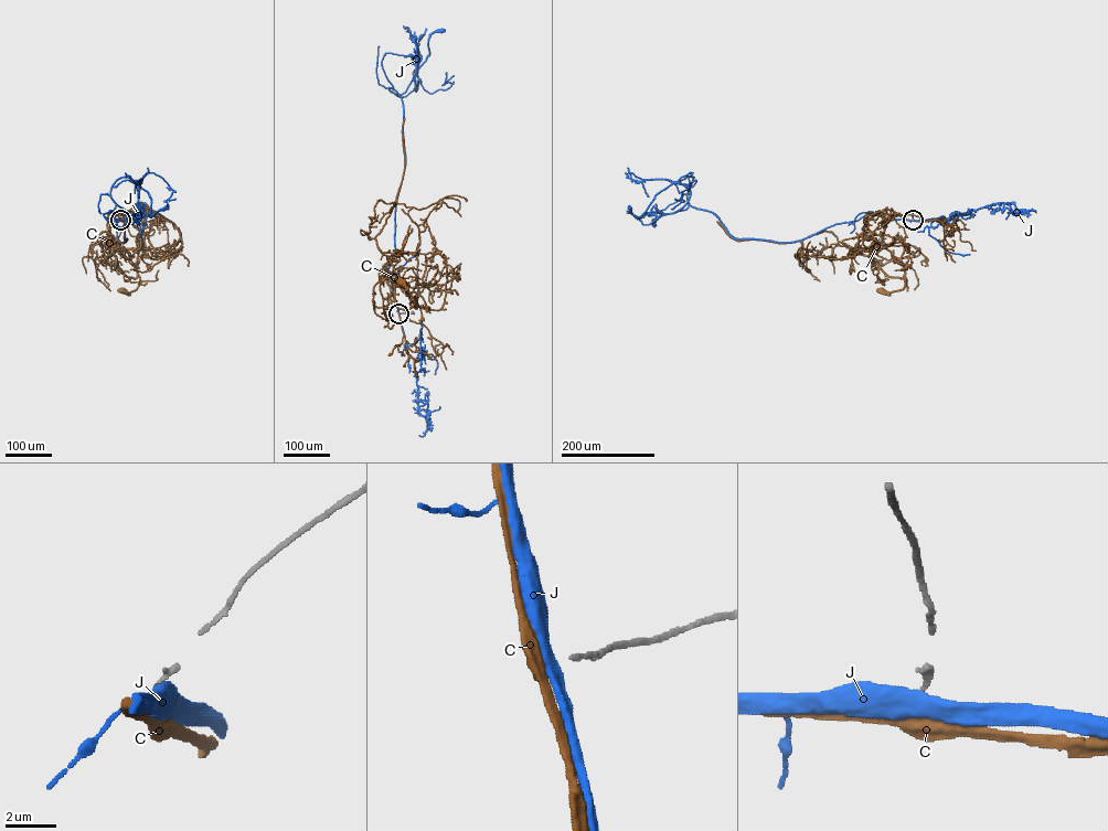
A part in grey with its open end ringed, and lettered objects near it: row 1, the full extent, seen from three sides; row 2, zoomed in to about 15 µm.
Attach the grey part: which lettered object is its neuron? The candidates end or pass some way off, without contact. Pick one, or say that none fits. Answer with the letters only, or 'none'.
none

